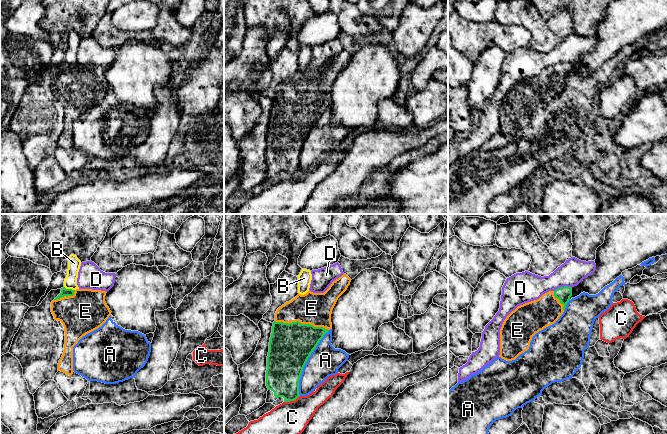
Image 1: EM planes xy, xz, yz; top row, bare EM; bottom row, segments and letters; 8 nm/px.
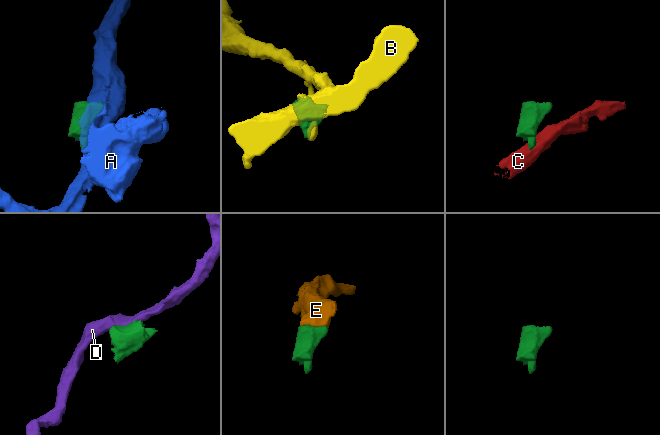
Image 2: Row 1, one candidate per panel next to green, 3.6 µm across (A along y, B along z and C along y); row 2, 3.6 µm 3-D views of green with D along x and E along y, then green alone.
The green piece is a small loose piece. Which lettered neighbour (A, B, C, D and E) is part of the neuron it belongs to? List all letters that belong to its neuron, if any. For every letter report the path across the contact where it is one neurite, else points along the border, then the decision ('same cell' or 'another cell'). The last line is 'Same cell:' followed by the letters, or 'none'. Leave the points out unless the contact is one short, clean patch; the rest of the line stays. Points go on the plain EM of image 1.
A: another cell
B: border along xy (64, 62), (74, 66); another cell
C: border along xz (299, 171), (293, 176), (284, 178); another cell
D: another cell
E: same cell
Same cell: E

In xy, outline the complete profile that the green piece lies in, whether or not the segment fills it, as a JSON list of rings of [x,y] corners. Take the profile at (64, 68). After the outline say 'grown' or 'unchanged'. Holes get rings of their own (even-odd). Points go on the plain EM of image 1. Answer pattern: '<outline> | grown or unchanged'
[[[61,64],[61,69],[51,78],[51,88],[55,96],[59,96],[65,107],[64,128],[58,139],[58,147],[67,151],[73,150],[73,123],[86,110],[101,103],[111,91],[105,78],[106,67],[92,65],[66,65]]] | grown

